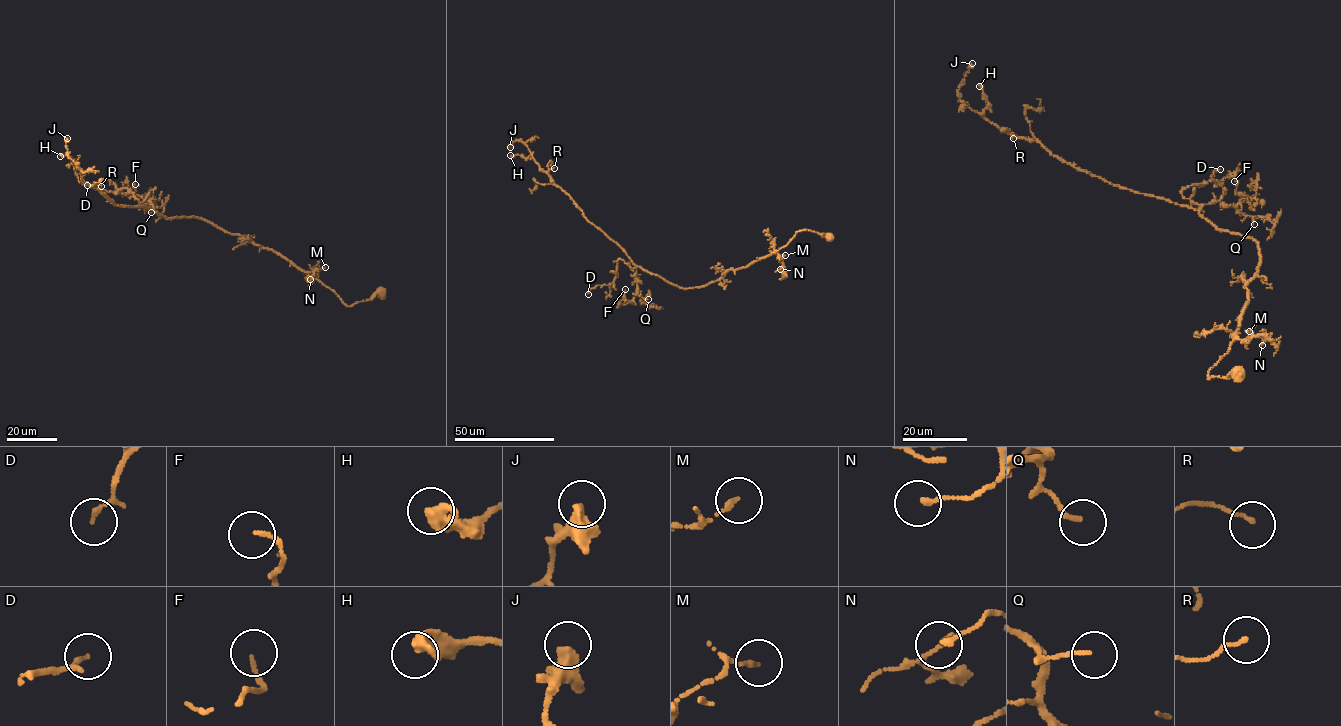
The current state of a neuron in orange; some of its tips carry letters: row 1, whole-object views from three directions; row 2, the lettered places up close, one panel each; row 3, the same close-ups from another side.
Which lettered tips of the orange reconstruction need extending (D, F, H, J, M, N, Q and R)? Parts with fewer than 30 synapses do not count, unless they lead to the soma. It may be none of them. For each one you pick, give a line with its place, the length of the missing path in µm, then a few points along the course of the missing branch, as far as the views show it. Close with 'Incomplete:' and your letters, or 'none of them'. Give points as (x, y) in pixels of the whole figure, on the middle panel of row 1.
Incomplete: none of them

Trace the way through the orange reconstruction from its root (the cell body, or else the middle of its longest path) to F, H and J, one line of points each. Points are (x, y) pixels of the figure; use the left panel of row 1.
F: (381, 290), (347, 307), (309, 273), (246, 237), (200, 218), (158, 215), (150, 201), (128, 196), (135, 184)
H: (381, 290), (347, 307), (309, 273), (246, 237), (200, 218), (116, 205), (84, 183), (69, 156), (60, 156)
J: (381, 290), (347, 307), (309, 273), (246, 237), (200, 218), (116, 205), (84, 183), (68, 157), (67, 138)

